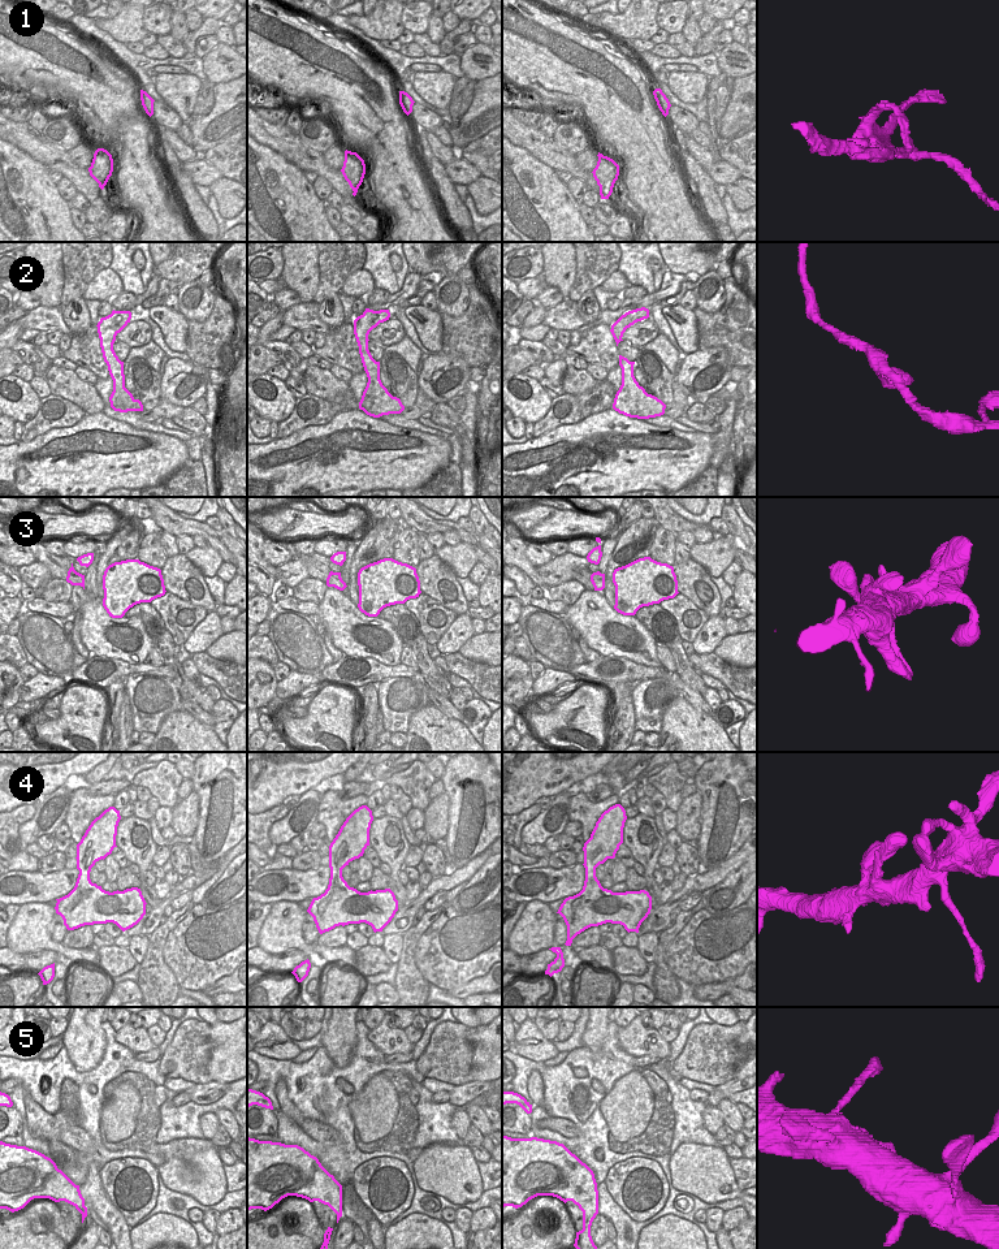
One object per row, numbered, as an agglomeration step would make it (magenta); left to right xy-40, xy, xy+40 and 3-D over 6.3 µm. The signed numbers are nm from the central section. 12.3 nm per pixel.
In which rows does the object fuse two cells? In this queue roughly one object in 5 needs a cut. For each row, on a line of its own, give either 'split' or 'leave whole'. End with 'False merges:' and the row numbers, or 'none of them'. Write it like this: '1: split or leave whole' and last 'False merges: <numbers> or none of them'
1: split
2: leave whole
3: leave whole
4: leave whole
5: leave whole
False merges: 1

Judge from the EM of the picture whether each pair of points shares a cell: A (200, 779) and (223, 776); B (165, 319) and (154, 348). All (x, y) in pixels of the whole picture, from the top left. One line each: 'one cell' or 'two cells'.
A: one cell
B: two cells

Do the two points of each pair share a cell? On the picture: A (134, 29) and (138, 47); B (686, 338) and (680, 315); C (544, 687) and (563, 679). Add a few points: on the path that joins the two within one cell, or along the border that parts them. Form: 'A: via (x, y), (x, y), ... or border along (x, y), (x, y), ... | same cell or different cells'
A: border along (139, 40), (126, 44) | different cells
B: via (686, 333), (680, 320) | same cell
C: via (549, 682), (558, 679) | same cell

